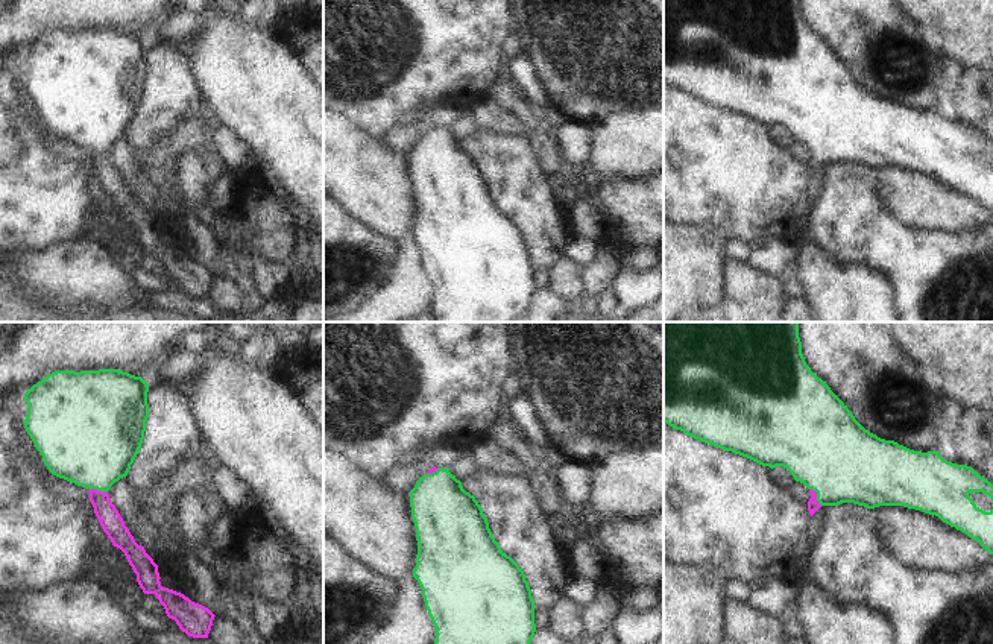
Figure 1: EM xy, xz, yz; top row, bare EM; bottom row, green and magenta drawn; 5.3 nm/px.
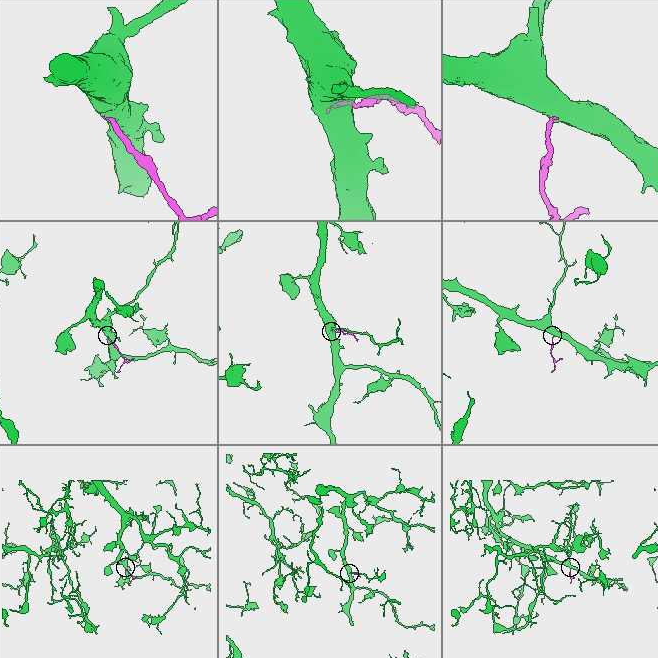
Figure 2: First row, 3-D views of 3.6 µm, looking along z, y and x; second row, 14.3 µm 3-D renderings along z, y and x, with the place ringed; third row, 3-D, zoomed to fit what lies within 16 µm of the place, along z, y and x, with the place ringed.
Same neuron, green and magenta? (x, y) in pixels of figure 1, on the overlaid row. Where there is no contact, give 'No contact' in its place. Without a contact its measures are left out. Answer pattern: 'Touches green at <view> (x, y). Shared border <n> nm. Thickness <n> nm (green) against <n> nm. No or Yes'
Touches green at yz (817, 495). Shared border 120 nm. Thickness 440 nm (green) against 60 nm. Yes.

